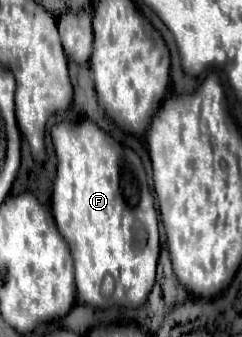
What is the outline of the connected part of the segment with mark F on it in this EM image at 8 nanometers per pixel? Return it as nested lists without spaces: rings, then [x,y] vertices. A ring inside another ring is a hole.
[[[81,116],[79,120],[59,122],[51,130],[51,140],[57,156],[51,210],[75,262],[77,300],[97,308],[105,308],[105,302],[117,302],[121,306],[141,306],[155,282],[155,268],[159,260],[157,212],[147,186],[147,174],[141,158],[137,156],[137,152],[111,138],[87,116]],[[105,274],[111,274],[115,280],[115,292],[111,296],[101,294],[101,282]]]

